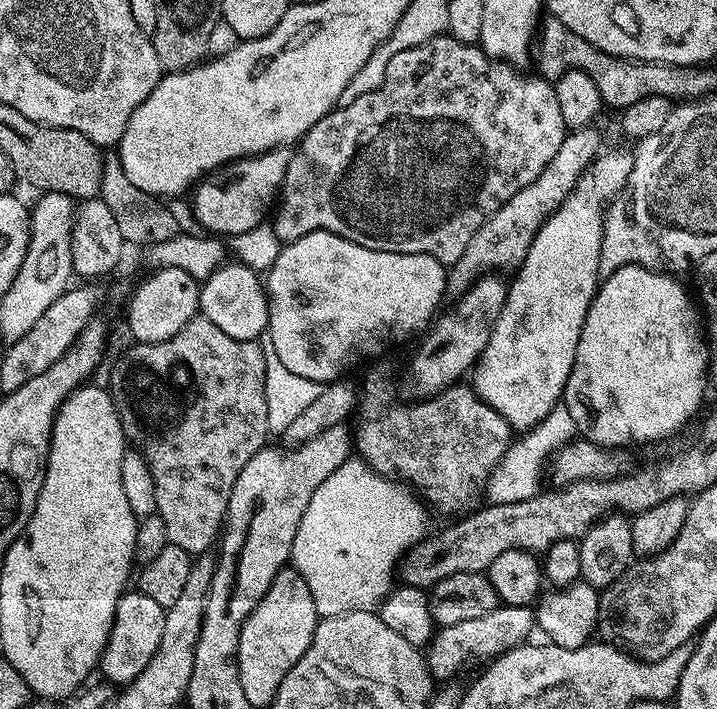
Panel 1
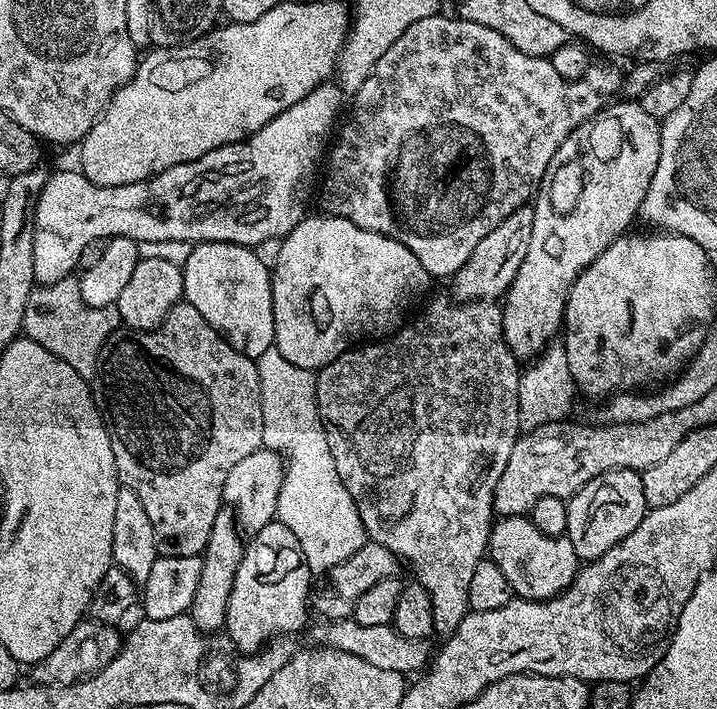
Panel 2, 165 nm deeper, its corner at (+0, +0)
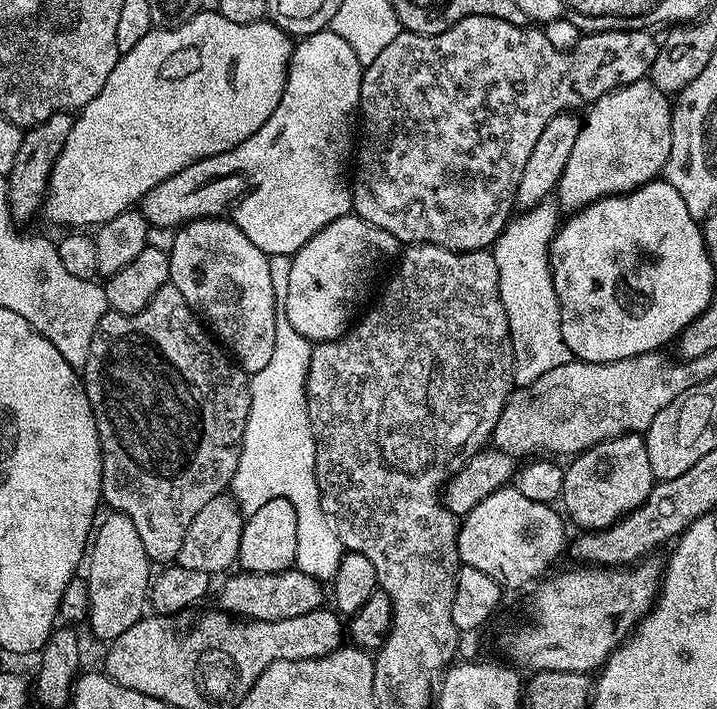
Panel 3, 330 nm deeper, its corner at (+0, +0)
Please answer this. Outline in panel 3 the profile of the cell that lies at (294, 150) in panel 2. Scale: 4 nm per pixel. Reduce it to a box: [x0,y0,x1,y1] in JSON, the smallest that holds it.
[139,30,364,257]

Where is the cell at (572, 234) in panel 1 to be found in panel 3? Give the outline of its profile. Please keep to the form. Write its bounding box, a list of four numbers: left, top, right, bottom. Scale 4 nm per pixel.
[555,78,672,210]

